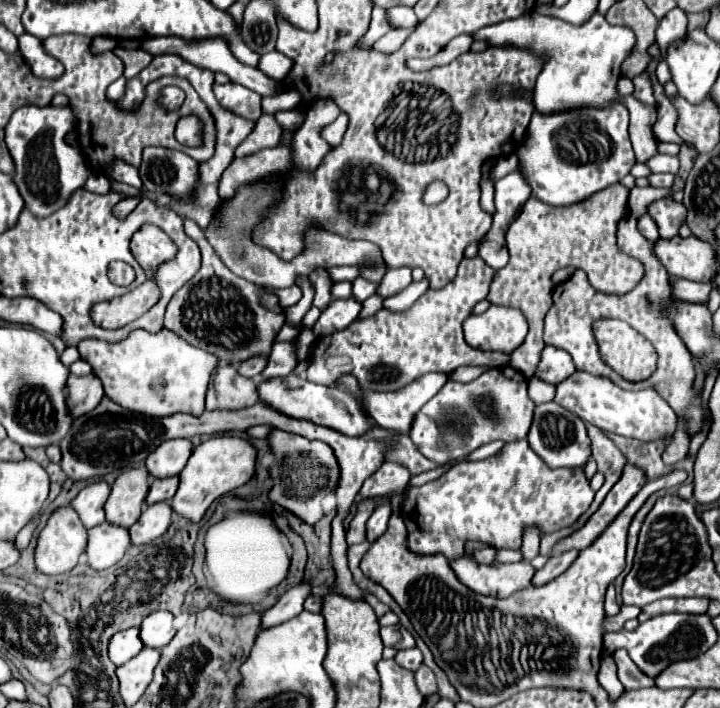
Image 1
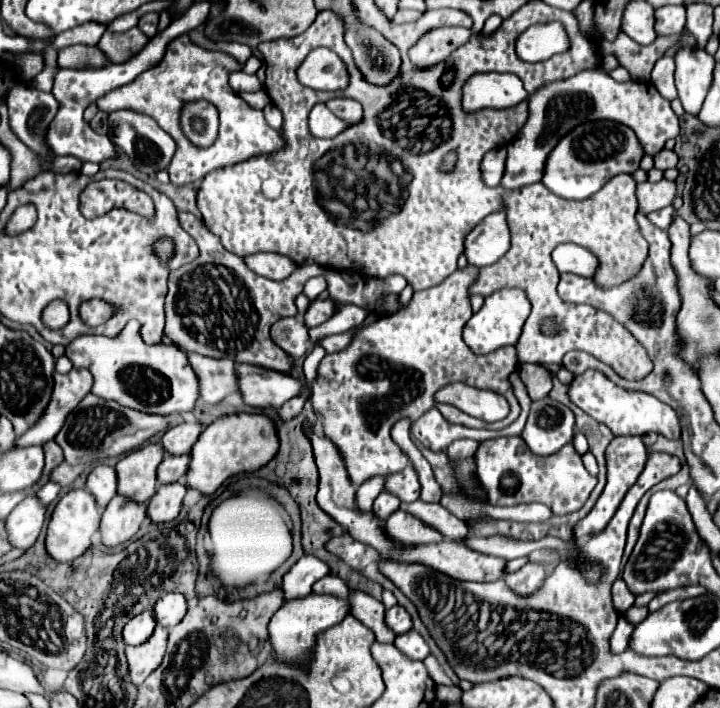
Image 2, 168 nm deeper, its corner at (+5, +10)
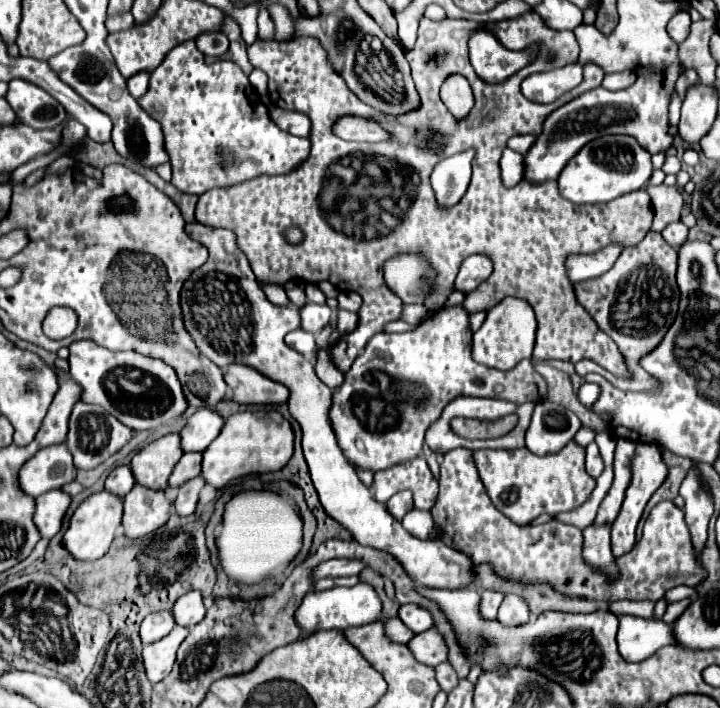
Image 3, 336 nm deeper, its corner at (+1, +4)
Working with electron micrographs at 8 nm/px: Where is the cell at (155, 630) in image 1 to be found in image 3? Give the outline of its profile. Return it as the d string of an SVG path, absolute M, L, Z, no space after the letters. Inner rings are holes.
M190 590L184 596L180 596L172 608L174 620L180 626L192 628L206 616L206 606L202 602L202 594L198 590Z

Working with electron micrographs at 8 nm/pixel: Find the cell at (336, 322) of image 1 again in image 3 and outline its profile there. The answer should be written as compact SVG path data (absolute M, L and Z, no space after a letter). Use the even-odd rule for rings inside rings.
M308 302L300 308L300 328L310 334L318 334L330 322L330 316L332 310L328 306L318 306Z

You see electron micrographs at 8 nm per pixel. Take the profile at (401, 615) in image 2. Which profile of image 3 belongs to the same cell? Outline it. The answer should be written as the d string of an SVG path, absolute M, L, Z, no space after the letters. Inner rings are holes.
M404 604L404 606L400 606L400 614L398 616L416 634L420 634L424 630L430 630L434 626L432 614L428 610L424 610L424 608L420 608L418 604Z

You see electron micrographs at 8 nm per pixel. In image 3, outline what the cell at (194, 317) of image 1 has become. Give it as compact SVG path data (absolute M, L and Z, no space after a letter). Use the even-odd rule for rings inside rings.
M192 222L186 226L186 232L190 238L208 248L210 258L182 286L180 304L184 312L184 326L192 334L196 346L222 370L232 362L248 364L290 390L288 408L302 428L302 450L324 510L350 530L360 544L392 554L420 586L452 590L472 584L474 576L470 560L440 540L420 540L406 532L384 504L374 502L370 488L360 482L354 466L342 454L328 416L332 390L320 382L314 372L314 364L306 356L284 344L284 336L298 328L298 306L290 304L280 310L266 300L248 258L236 244L236 234L232 230Z

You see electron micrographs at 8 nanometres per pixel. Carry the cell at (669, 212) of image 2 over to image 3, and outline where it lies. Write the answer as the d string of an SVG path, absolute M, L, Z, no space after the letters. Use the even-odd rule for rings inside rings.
M672 222L662 230L662 236L670 246L674 246L678 250L682 246L682 242L686 242L686 238L688 238L688 226L684 222Z

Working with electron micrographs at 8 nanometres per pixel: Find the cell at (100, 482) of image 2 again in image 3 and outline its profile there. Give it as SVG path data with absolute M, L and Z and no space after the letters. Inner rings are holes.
M128 464L126 466L116 466L110 472L110 476L106 478L106 490L120 496L120 498L124 498L134 488L134 484L136 484L134 474L132 474Z

